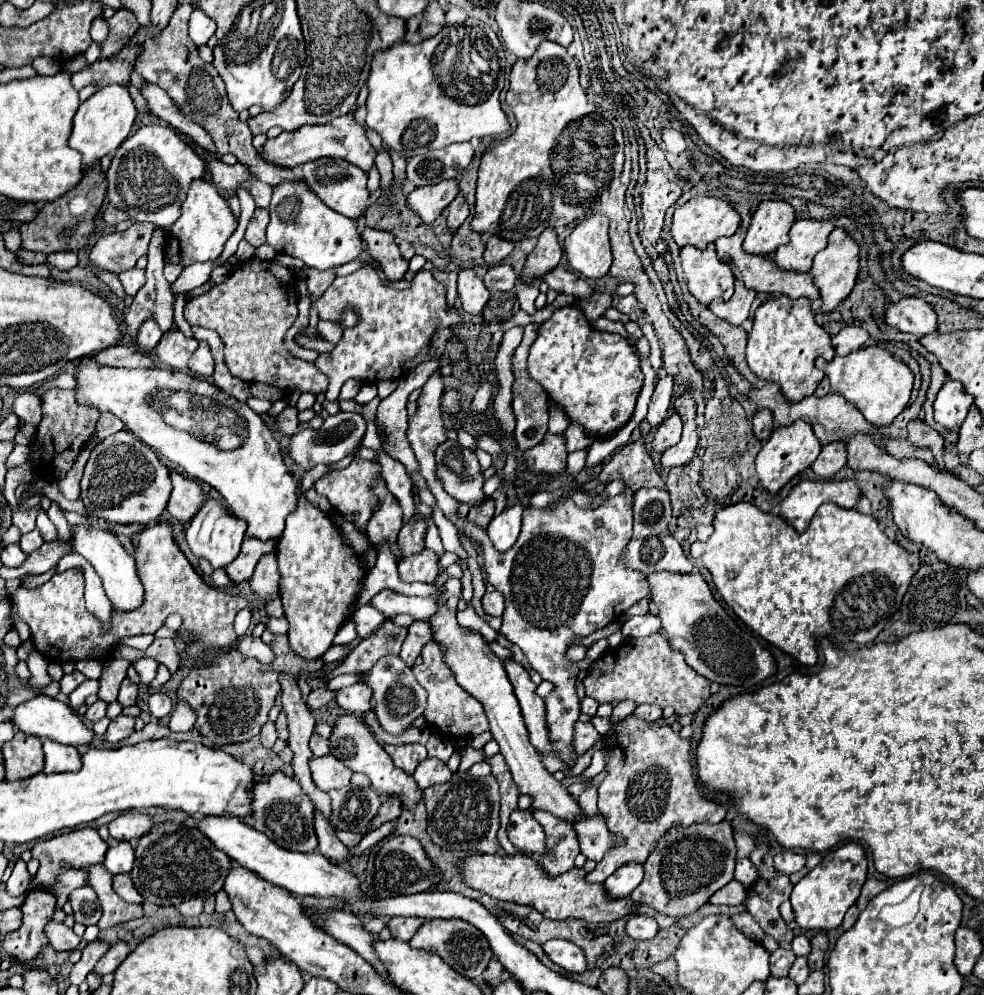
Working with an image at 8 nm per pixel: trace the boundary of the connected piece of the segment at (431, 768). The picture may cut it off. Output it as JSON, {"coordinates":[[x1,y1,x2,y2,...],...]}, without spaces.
{"coordinates":[[427,758,427,760,423,760,417,766,415,774,413,774,413,778,415,778,415,782,417,782,417,786,421,790,425,790,429,786,435,786,435,784,443,784,443,782,451,780,451,776,453,776,453,772,439,758]]}

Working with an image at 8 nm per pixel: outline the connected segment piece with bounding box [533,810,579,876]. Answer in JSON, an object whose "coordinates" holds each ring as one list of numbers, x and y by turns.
{"coordinates":[[535,810,535,820,545,830,545,846,551,852,551,856,543,856,543,868,549,876,559,876,573,868,573,860,579,854,579,842,577,832,573,830,573,824,567,824,567,820,559,820,557,816,551,816,549,812]]}

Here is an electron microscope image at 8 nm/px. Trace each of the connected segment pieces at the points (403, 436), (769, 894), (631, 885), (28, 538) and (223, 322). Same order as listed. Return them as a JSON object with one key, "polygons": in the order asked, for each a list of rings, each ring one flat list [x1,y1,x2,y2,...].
{"polygons":[[[431,360,431,362,427,362,427,364,419,364,417,372,415,372,415,374,409,372,405,378,401,378,397,390,395,390,391,396,387,396,385,400,381,400,381,404,379,404,379,408,377,408,377,430,379,430,379,438,381,438,381,444,383,444,383,450,385,450,391,458,395,458,395,460,399,460,401,464,405,464,407,474,411,476,413,484,419,487,418,491,421,502,431,508,436,505,436,500,428,489,425,479,419,474,417,460,415,460,415,456,413,456,413,452,411,452,411,444,409,444,409,440,407,440,407,408,405,408,405,404,407,404,409,394,411,394,413,390,421,388,437,368,439,368,439,360]],[[759,834,759,840,757,840,757,848,749,854,749,860,753,862,753,866,757,868,757,880,749,886,749,892,747,892,747,900,745,900,745,908,747,912,753,916,753,920,765,930,765,934,773,936,777,942,781,940,787,940,791,942,795,938,795,934,791,932,791,928,783,922,781,914,779,914,779,906,783,900,789,900,789,894,791,894,791,888,793,884,789,882,789,876,783,876,779,872,775,872,775,866,773,866,773,856,771,856,771,842,767,836]],[[623,864,619,872,613,872,605,880,605,888,611,898,625,898,637,888,641,880,643,880,643,864]],[[33,530,33,532,27,532,21,536,21,550,23,552,33,552,35,548,39,548,43,544,43,538,39,534,39,530]],[[253,258,241,264,225,284,193,298,185,306,185,318,191,324,215,330,225,344,225,364,229,372,249,384,267,382,281,390,301,390,321,394,327,390,323,376,313,362,295,358,283,344,285,332,297,318,297,296,293,288,293,272,279,262]]]}

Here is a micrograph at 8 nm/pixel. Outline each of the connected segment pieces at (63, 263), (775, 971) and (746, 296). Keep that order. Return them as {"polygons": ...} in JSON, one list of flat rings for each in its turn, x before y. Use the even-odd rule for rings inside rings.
{"polygons":[[[55,252,47,256,47,262,51,266,57,266,59,270,71,270,73,266,77,266,77,254,73,252]],[[777,948,775,952,770,955,770,973,775,977,786,977,788,972,795,961,796,956,792,950],[784,953,784,957,783,957],[787,956,787,960,786,960]],[[735,280,735,294,731,296,731,300,727,300,727,302,715,300,709,304,709,310,715,312,719,318,739,326,749,318,749,308,751,308,753,298,755,298,755,292,745,288,745,284,741,280]]]}

